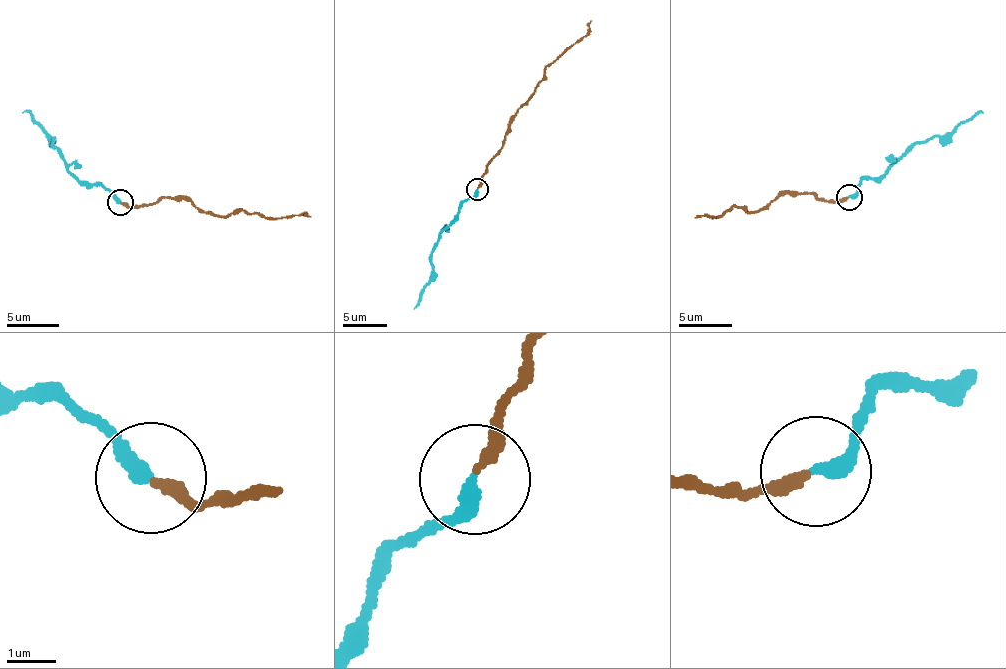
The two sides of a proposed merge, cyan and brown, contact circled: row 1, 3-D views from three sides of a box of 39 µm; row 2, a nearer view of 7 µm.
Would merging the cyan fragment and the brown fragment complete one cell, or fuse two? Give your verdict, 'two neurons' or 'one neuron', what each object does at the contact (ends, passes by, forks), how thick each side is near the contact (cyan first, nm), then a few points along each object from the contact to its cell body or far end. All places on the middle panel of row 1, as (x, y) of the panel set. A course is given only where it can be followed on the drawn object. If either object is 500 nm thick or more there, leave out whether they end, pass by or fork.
two neurons; cyan ends there; brown ends there; 320 nm thick on the cyan side, 240 nm on the other; cyan runs (477, 189), (463, 202), (453, 222), (439, 234), (432, 252), (432, 281), (424, 286), (420, 300), (413, 309); brown runs (477, 189), (502, 147), (510, 118), (544, 70), (588, 31), (591, 20)

